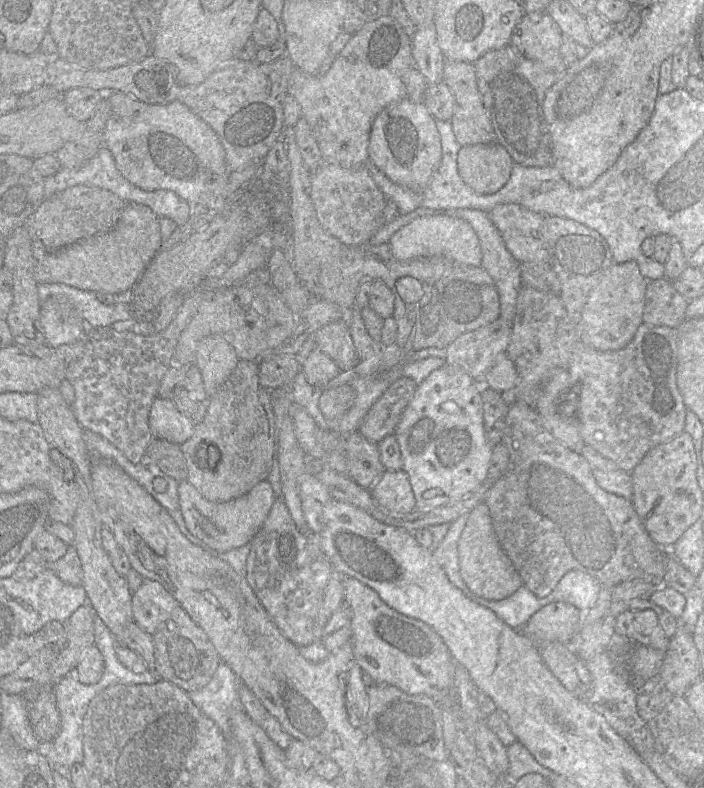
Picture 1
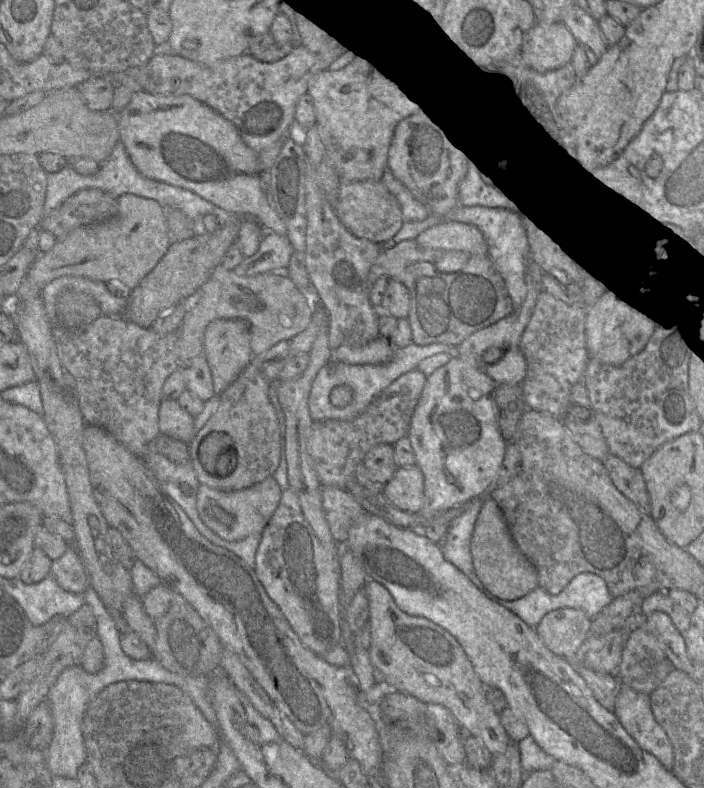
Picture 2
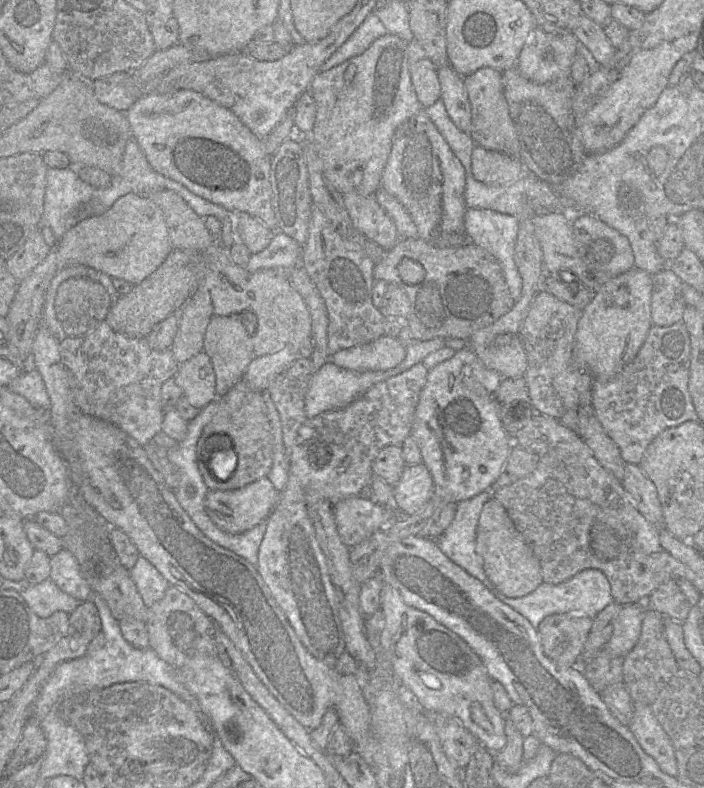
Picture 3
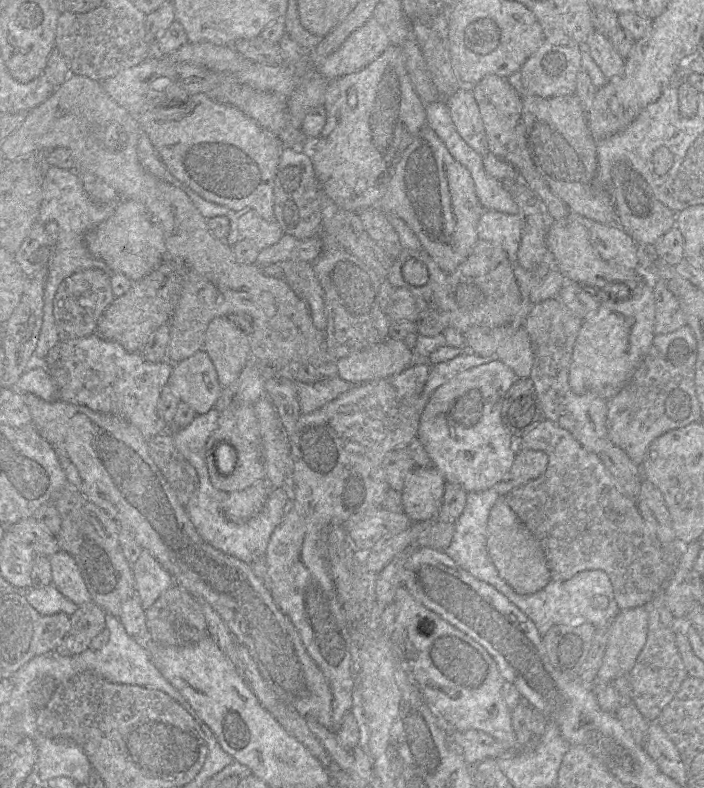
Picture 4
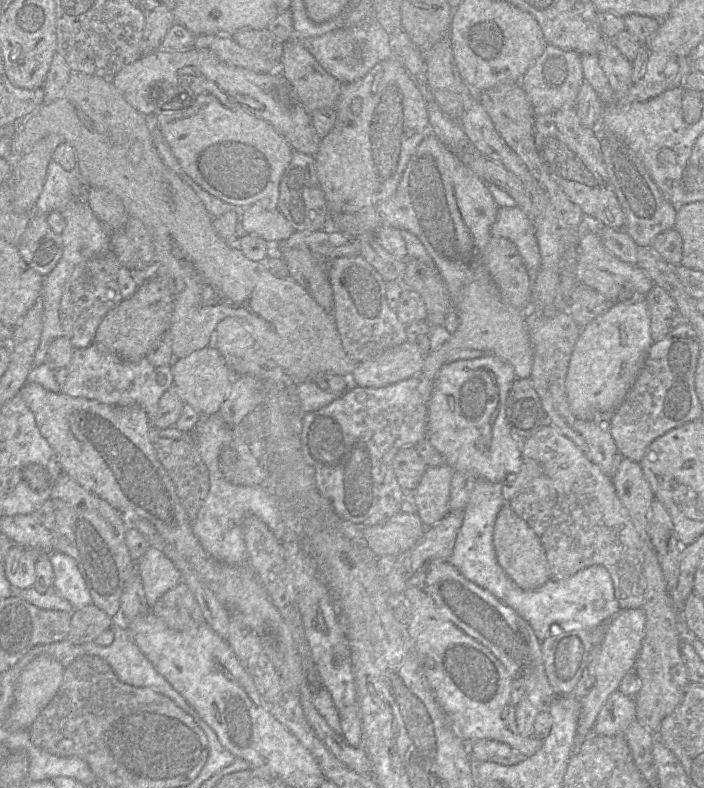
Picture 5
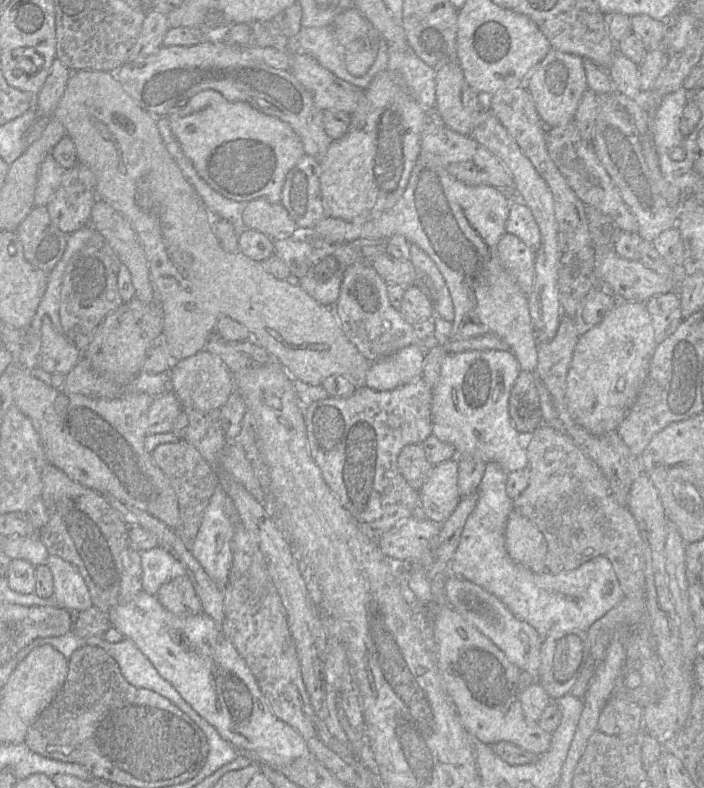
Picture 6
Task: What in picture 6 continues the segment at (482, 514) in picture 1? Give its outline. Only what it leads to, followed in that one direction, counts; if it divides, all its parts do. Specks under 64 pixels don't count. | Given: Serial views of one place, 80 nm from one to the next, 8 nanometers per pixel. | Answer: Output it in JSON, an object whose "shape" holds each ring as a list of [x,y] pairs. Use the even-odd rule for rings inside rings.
{"shape":[[[515,509],[510,513],[506,524],[505,547],[514,562],[534,573],[547,571],[547,543],[543,534]]]}

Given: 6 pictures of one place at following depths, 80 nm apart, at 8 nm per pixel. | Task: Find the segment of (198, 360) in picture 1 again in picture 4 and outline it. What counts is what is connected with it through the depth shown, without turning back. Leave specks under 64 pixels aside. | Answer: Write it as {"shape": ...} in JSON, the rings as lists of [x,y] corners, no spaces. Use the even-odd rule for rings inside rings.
{"shape":[[[217,317],[209,323],[202,350],[208,354],[215,367],[222,390],[236,381],[247,363],[253,358],[249,337],[242,333],[234,323],[231,323],[228,317]]]}

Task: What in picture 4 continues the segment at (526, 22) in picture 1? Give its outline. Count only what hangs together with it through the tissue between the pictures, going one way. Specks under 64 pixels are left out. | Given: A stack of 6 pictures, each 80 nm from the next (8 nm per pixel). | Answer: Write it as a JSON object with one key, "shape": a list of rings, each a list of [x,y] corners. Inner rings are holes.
{"shape":[[[544,40],[519,72],[507,79],[521,95],[551,98],[575,94],[577,74],[582,70],[581,46],[559,46]]]}

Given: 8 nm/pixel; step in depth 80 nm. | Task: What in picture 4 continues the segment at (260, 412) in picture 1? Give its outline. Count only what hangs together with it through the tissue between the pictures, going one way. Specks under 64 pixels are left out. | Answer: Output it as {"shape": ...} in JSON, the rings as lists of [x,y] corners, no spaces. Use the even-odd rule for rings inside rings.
{"shape":[[[254,405],[229,406],[219,413],[217,428],[206,444],[206,464],[211,484],[214,488],[224,492],[242,491],[266,478],[261,449],[261,436],[254,412]],[[221,443],[231,445],[237,453],[235,468],[229,474],[224,474],[217,468],[214,453],[216,447]]]}

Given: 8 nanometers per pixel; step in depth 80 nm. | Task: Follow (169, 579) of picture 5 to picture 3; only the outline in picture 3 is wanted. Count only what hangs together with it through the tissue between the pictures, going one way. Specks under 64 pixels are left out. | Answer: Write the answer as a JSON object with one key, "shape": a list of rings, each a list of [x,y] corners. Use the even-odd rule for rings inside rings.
{"shape":[[[140,554],[129,574],[147,608],[160,600],[170,587],[160,572]]]}

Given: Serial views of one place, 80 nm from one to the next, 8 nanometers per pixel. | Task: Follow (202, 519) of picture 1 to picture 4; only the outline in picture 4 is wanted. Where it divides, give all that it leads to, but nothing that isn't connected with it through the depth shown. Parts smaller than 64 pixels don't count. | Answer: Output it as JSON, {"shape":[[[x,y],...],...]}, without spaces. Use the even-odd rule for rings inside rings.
{"shape":[[[265,478],[242,491],[227,493],[222,502],[225,516],[235,522],[254,517],[263,508],[271,490],[271,483]]]}

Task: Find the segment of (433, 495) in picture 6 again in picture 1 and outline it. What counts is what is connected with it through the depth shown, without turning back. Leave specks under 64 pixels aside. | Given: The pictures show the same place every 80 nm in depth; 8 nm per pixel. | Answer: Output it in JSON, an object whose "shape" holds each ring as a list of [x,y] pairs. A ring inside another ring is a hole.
{"shape":[[[402,469],[385,470],[369,490],[378,504],[387,511],[409,513],[416,508],[409,476]]]}

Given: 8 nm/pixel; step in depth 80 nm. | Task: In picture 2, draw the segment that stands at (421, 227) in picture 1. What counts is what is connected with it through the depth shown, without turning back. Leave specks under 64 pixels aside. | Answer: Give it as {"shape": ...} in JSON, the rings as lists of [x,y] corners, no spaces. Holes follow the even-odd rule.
{"shape":[[[443,220],[416,237],[416,242],[426,248],[465,251],[475,255],[488,255],[486,241],[473,225]]]}

